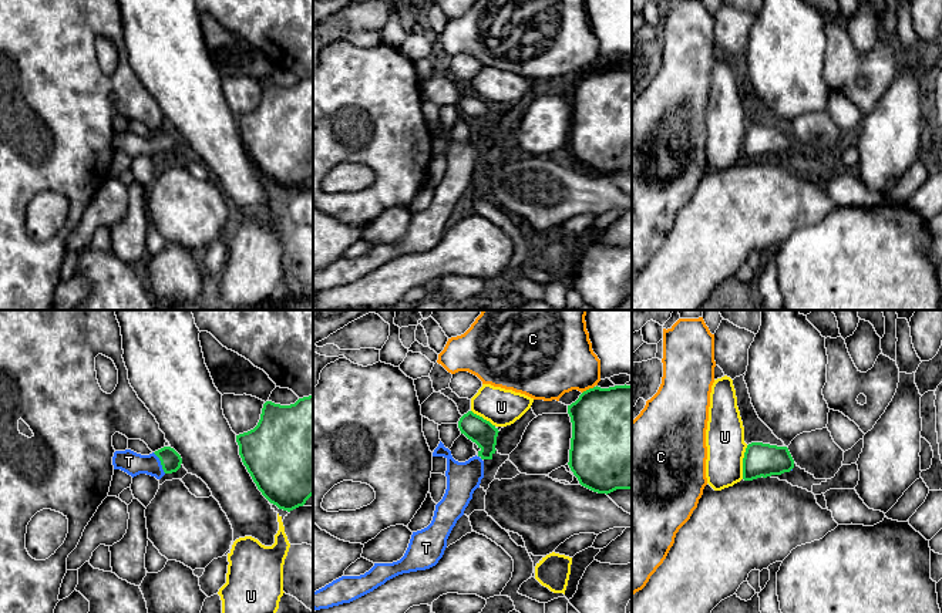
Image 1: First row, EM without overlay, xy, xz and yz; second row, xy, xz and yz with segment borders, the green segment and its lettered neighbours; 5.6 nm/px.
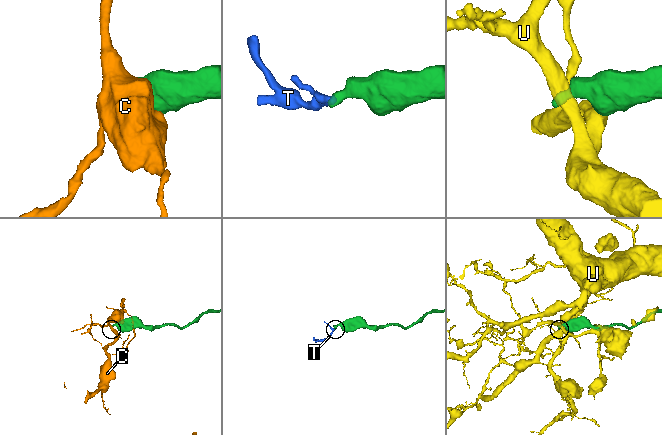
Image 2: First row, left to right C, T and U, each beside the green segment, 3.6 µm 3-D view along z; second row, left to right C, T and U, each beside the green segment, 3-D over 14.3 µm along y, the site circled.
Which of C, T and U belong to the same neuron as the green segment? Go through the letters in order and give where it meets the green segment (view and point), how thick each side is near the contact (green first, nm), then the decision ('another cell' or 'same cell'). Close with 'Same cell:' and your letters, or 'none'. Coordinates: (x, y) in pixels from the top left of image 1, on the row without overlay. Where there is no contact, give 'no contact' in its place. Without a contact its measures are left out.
C: xz (589, 70) | 440/400 nm | another cell
T: xy (161, 144) | 120/130 nm | same cell
U: yz (743, 144) | 190/220 nm | another cell
Same cell: T

